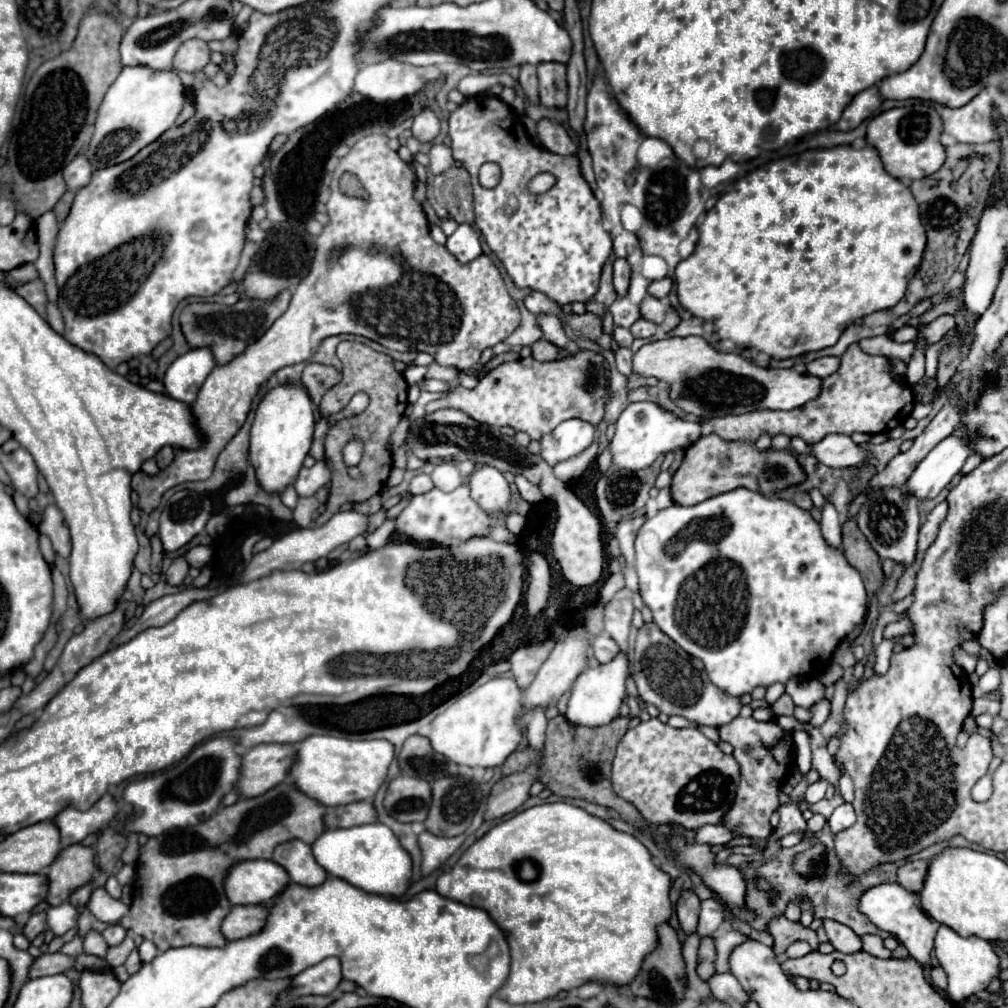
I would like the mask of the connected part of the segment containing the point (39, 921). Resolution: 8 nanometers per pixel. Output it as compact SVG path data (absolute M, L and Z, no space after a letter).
M38 912L38 914L32 914L30 920L26 922L22 934L28 938L28 940L34 940L38 934L42 934L46 928L46 914L44 912Z

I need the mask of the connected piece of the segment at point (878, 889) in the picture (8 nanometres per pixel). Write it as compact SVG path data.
M888 882L876 884L860 896L858 912L862 912L880 930L894 934L898 942L902 942L908 948L910 956L916 962L920 962L922 966L930 966L930 954L934 950L934 936L940 924L928 918L928 914L922 910L918 894L908 894L908 890L900 890L900 884L888 884Z

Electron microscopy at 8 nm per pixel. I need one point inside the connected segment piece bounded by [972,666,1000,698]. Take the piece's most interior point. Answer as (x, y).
(990, 681)

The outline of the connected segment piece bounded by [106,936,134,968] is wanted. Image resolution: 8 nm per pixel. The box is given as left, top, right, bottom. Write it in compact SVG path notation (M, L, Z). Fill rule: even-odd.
M126 936L126 940L114 948L108 948L108 954L106 954L106 962L114 968L114 966L120 966L126 962L128 954L134 950L134 940L130 936Z

